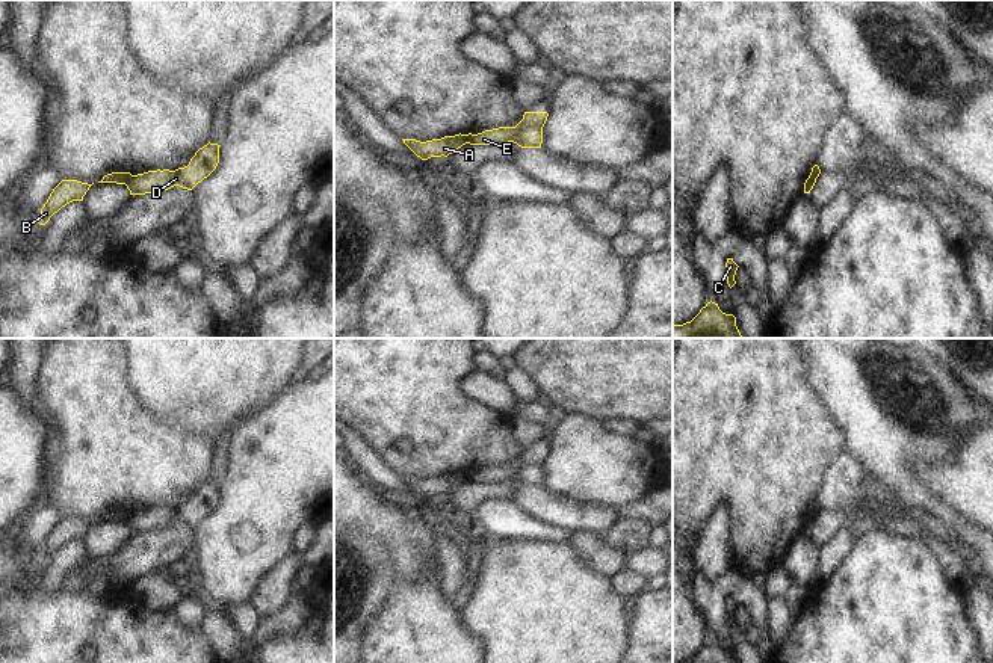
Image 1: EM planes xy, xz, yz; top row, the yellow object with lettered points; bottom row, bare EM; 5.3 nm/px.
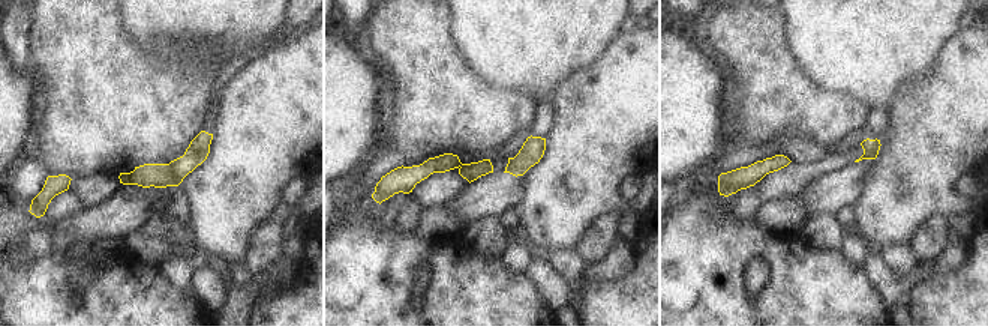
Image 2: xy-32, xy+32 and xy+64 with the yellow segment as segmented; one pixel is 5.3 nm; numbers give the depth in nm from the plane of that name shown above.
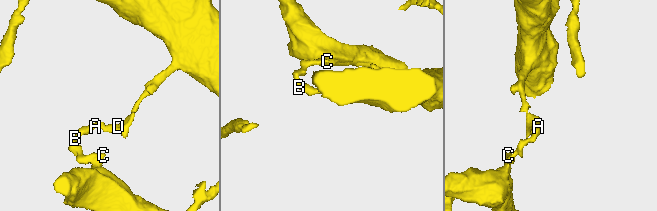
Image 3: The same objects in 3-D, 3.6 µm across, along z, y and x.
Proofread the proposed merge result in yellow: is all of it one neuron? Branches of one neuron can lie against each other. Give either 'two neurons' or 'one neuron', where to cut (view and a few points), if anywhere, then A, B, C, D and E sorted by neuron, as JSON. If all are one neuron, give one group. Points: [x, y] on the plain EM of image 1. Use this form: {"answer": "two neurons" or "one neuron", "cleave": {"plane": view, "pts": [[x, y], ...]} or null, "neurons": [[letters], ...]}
{"answer": "two neurons", "cleave": {"plane": "xy", "pts": [[132, 514], [124, 521]]}, "neurons": [["A", "B", "C"], ["D", "E"]]}

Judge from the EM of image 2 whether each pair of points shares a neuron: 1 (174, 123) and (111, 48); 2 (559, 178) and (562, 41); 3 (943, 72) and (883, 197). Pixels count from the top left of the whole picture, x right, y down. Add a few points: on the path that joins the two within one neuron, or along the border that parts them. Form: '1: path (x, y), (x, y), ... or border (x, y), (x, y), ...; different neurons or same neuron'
1: path (156, 105), (117, 66); same neuron
2: border (591, 60), (571, 71), (553, 90); different neurons
3: path (943, 104), (943, 122), (931, 141), (907, 166); same neuron

